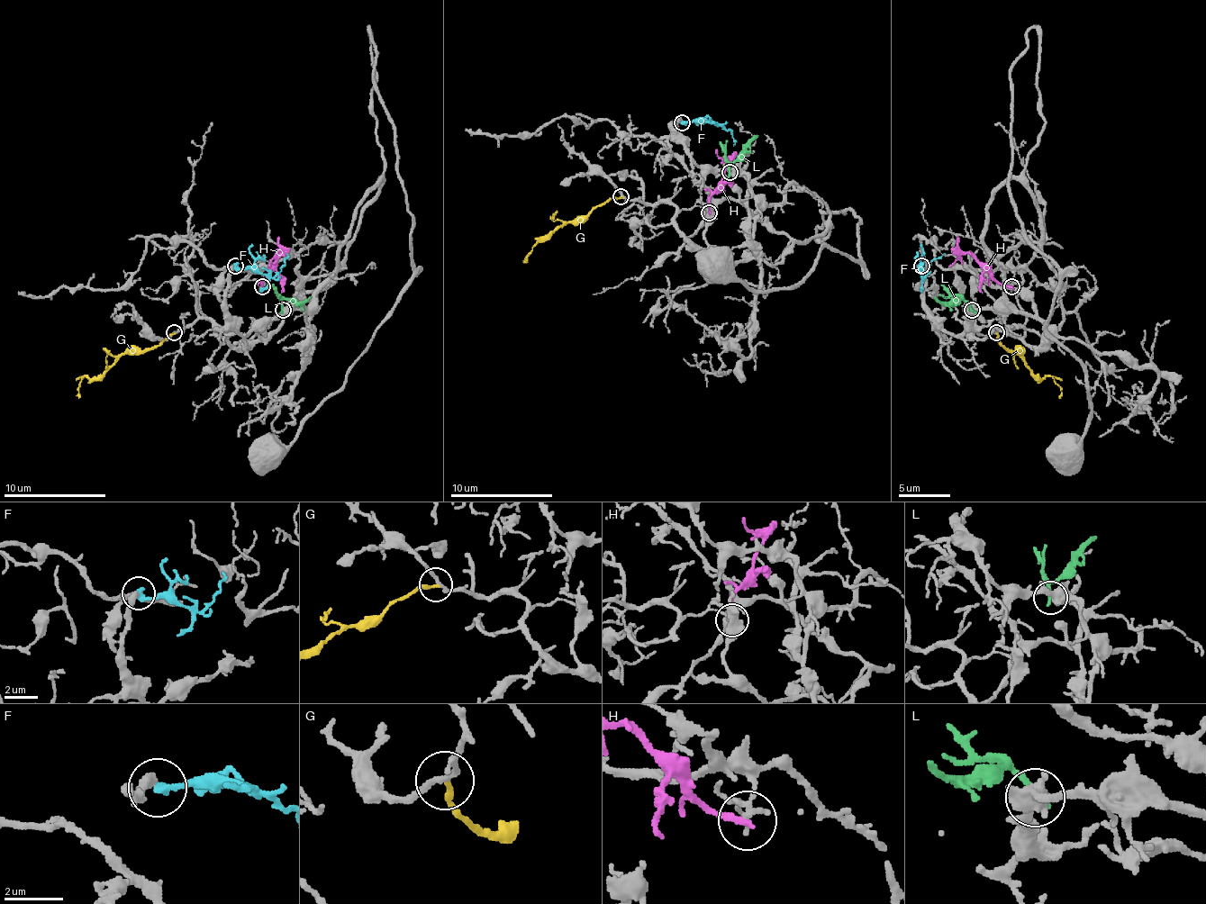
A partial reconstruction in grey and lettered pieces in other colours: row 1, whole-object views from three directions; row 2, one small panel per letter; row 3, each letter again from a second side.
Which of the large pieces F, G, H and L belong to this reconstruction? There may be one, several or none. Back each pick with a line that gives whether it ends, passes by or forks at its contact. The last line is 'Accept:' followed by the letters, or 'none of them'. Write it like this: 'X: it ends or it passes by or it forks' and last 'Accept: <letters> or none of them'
G: it ends
Accept: G

